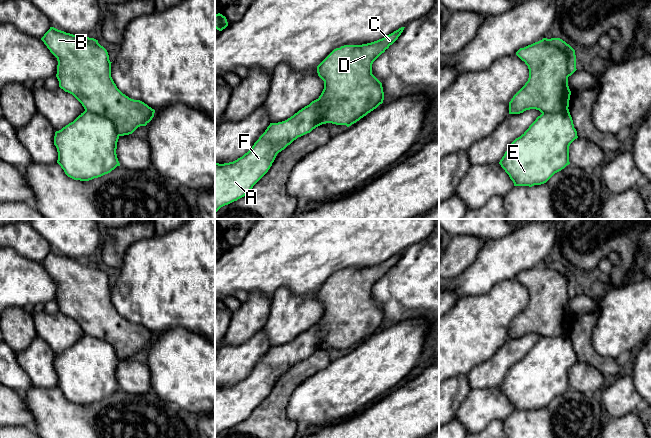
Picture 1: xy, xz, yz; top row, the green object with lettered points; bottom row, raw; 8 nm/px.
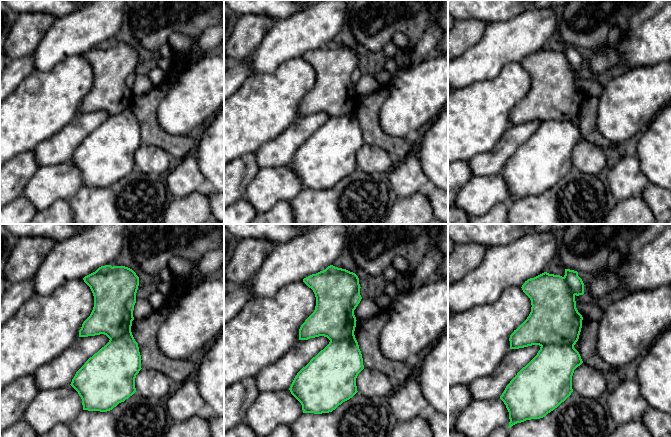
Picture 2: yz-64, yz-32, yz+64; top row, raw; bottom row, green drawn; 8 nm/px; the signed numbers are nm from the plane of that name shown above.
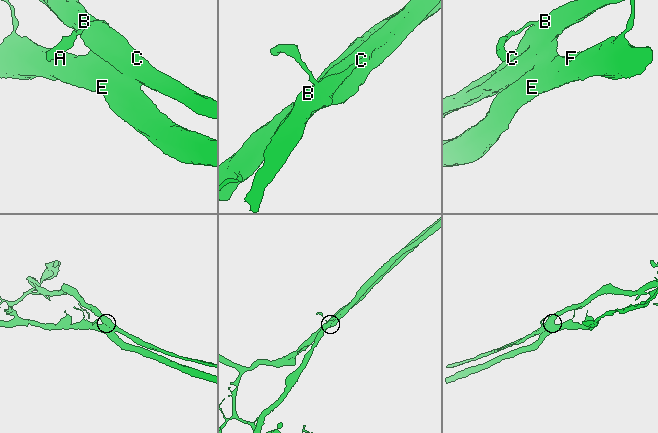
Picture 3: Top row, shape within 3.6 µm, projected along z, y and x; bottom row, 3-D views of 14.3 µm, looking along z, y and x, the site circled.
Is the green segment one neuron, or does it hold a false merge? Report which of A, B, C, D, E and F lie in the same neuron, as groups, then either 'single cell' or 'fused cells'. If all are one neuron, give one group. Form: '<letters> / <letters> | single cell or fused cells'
A E F / B C D | fused cells

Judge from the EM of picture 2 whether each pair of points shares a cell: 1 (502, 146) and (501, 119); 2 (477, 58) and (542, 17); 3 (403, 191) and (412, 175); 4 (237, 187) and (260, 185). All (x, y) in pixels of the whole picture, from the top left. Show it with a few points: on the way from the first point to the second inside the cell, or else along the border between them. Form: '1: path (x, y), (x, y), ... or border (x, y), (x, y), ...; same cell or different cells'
1: border (510, 125), (501, 139), (486, 153); different cells
2: path (493, 52), (503, 42), (511, 41), (526, 33); same cell
3: path (403, 187), (403, 184), (408, 179); same cell
4: border (259, 169), (242, 197); different cells

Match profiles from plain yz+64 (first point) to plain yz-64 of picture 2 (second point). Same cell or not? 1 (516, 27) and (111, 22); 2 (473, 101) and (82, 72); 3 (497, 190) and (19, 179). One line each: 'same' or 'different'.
1: same
2: same
3: different

